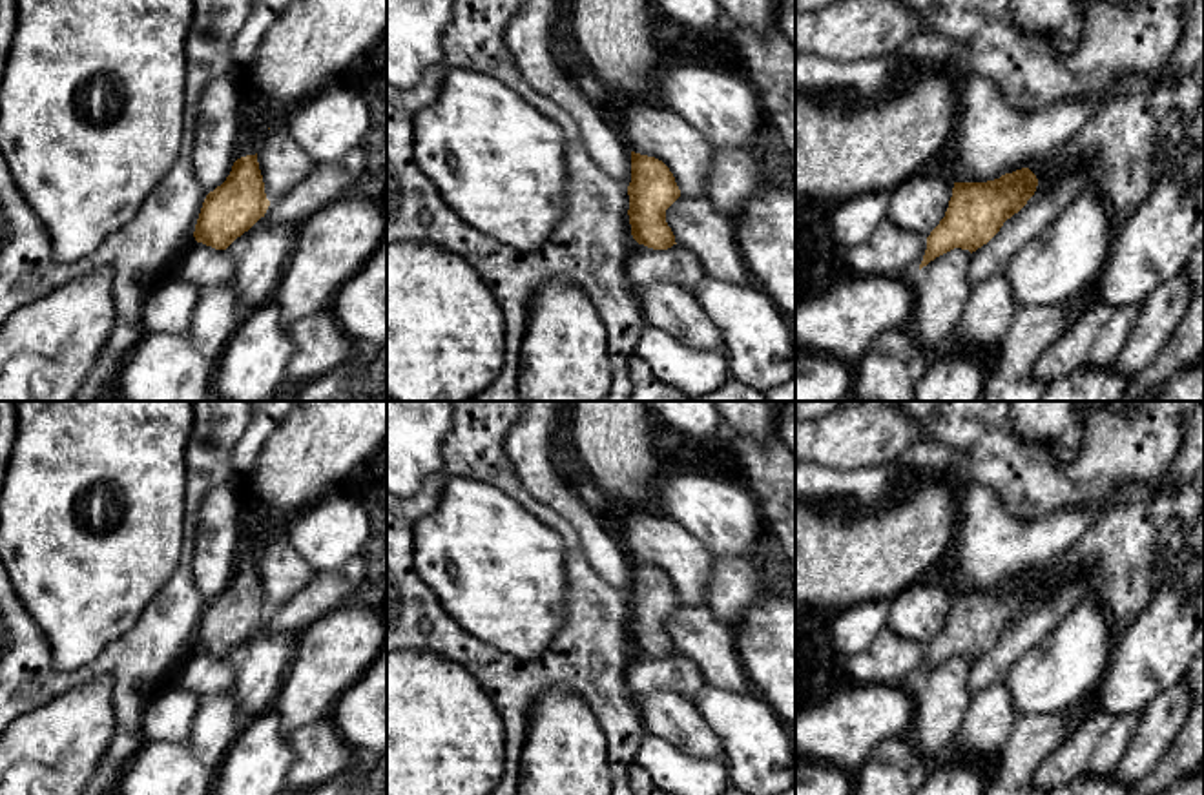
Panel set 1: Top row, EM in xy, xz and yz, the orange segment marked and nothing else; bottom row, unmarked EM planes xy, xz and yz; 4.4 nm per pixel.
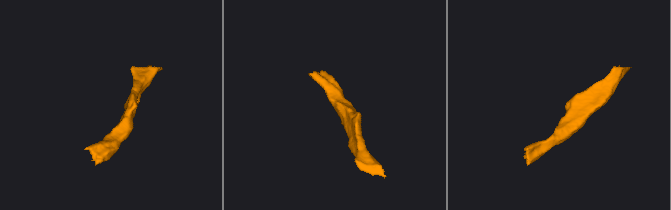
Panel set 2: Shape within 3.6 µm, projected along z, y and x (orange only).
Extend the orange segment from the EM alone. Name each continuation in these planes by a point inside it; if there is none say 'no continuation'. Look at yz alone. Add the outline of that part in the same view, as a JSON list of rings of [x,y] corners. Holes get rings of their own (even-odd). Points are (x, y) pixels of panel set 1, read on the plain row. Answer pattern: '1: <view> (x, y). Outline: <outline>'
no continuation

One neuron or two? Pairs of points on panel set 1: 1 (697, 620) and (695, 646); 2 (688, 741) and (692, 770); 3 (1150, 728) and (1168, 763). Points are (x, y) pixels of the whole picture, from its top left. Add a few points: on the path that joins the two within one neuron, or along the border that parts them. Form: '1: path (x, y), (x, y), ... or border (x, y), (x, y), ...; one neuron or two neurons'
1: path (697, 626), (697, 640); one neuron
2: border (652, 733), (692, 755), (717, 759), (725, 764); two neurons
3: border (1184, 721), (1168, 750), (1146, 775); two neurons

